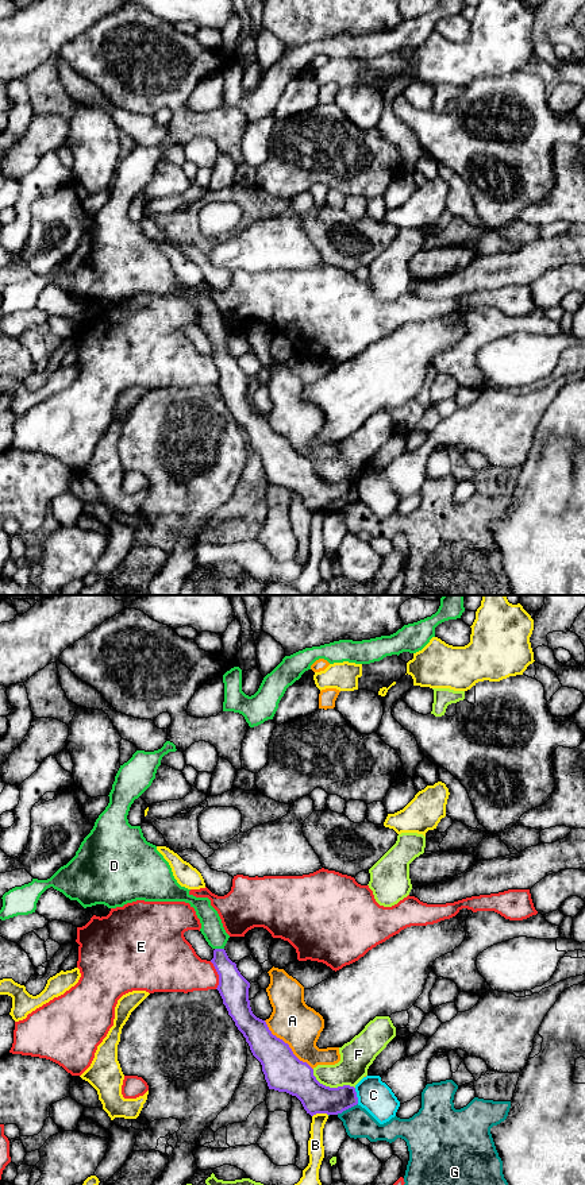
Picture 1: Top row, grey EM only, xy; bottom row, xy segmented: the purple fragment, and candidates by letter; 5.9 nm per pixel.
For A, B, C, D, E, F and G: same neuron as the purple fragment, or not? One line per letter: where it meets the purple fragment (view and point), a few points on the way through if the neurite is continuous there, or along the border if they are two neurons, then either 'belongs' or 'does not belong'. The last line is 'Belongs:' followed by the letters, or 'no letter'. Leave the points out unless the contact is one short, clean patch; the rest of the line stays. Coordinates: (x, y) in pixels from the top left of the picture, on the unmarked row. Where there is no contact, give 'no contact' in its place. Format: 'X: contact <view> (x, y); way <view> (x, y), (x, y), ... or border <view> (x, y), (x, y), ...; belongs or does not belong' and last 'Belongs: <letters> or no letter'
A: contact xy (288, 440); does not belong
B: contact xy (319, 508); does not belong
C: contact xy (355, 491); border xy (354, 483), (358, 498); does not belong
D: contact xy (219, 344); way xy (233, 382), (220, 356), (219, 344), (212, 324); belongs
E: contact xy (218, 369); does not belong
F: contact xy (331, 483); does not belong
G: contact xy (346, 504); does not belong
Belongs: D

